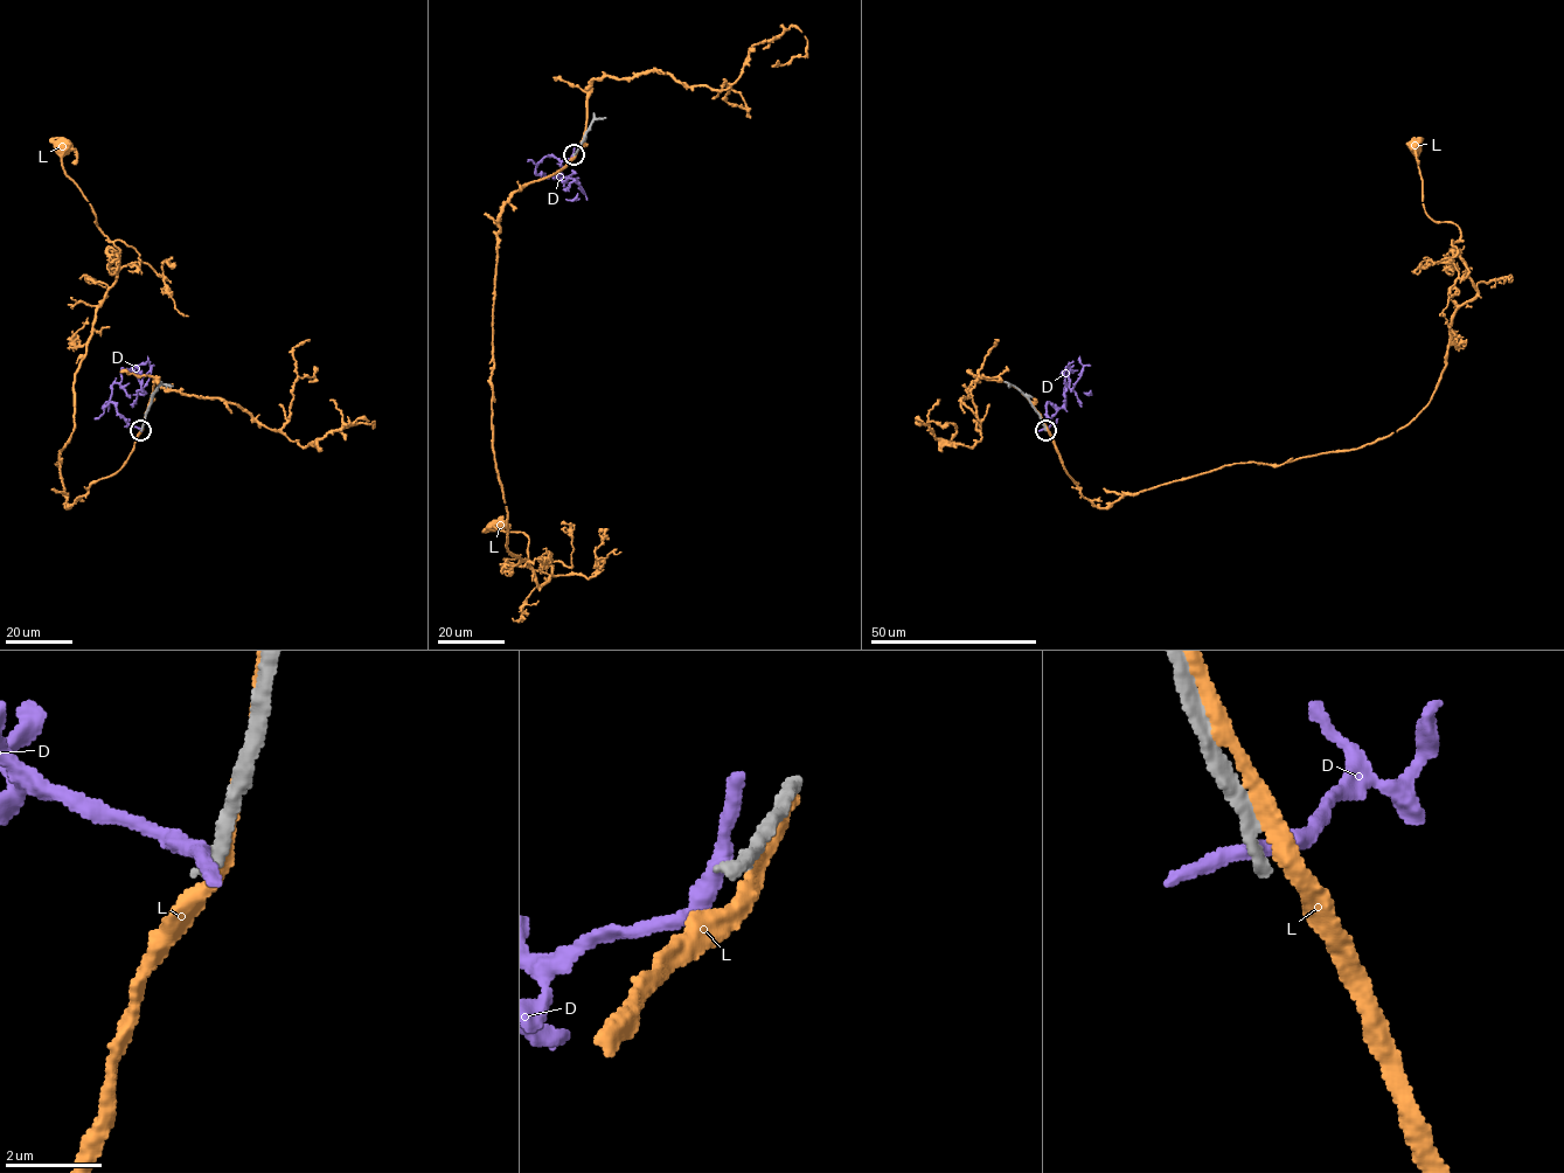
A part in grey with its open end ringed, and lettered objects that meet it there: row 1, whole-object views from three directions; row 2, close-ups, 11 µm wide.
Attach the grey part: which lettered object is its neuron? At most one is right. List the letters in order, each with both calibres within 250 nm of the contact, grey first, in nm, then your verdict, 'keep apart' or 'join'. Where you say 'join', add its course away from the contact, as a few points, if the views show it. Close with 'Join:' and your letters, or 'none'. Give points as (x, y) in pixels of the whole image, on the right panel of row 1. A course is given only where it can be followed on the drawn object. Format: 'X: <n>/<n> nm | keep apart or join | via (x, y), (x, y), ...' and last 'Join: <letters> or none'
D: 360/320 nm | keep apart
L: 320/320 nm | keep apart
Join: none

